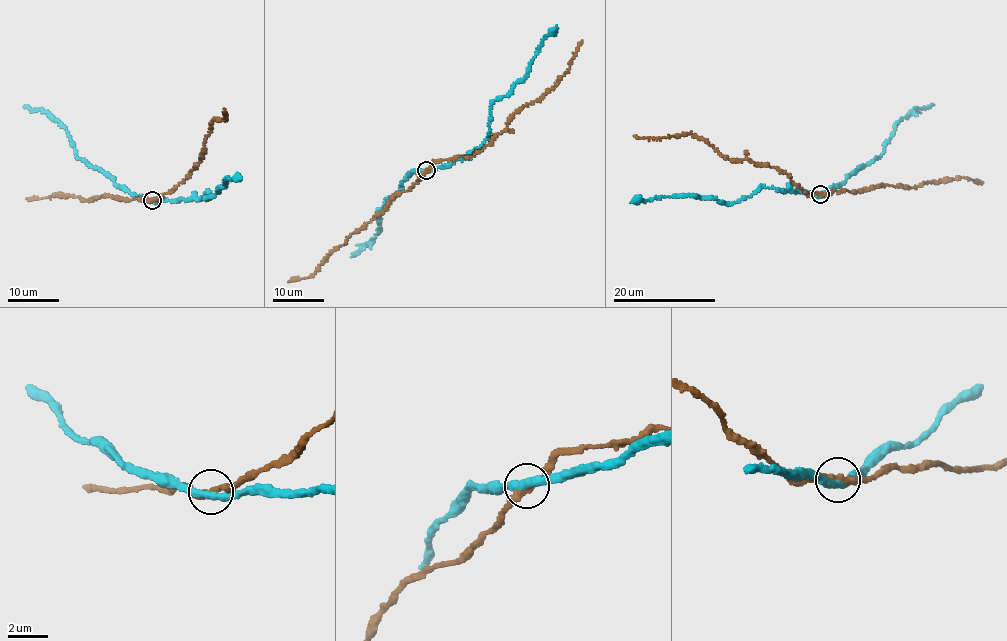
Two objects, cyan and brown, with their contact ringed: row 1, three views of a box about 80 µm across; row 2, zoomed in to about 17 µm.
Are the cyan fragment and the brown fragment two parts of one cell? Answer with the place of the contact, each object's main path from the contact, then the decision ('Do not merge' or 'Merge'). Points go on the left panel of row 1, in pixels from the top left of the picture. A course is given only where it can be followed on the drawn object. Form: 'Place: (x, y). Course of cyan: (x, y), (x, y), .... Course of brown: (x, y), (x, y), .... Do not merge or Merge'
Place: (152, 200). Course of cyan: (152, 200), (201, 198), (207, 191), (209, 197), (206, 198), (216, 196), (227, 176), (231, 180), (240, 178). Course of brown: (152, 200), (128, 201), (109, 196), (86, 201), (67, 196), (27, 199). Merge

